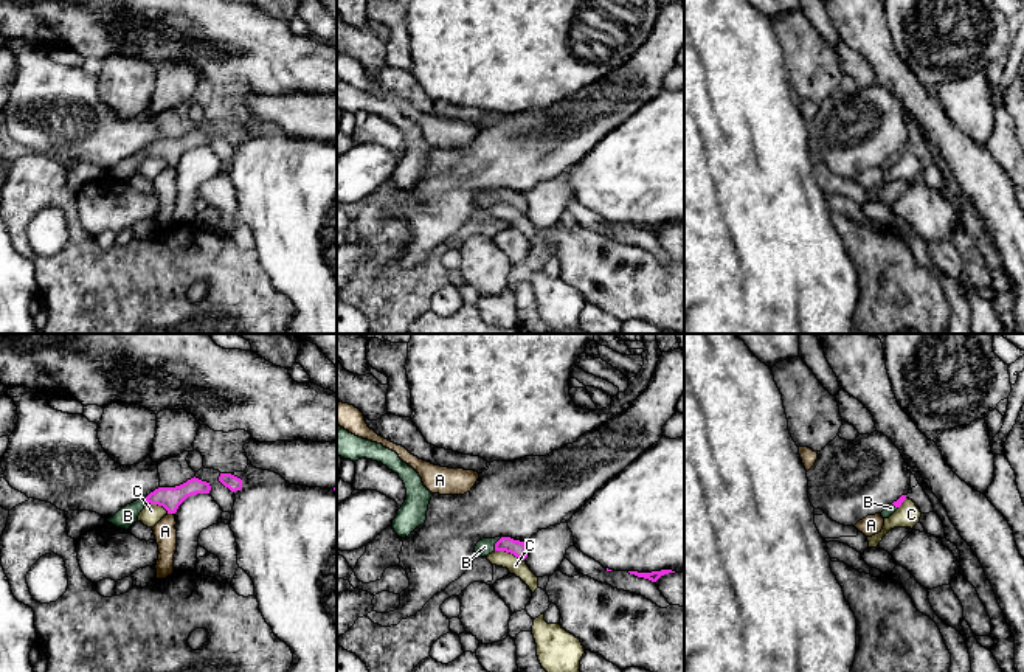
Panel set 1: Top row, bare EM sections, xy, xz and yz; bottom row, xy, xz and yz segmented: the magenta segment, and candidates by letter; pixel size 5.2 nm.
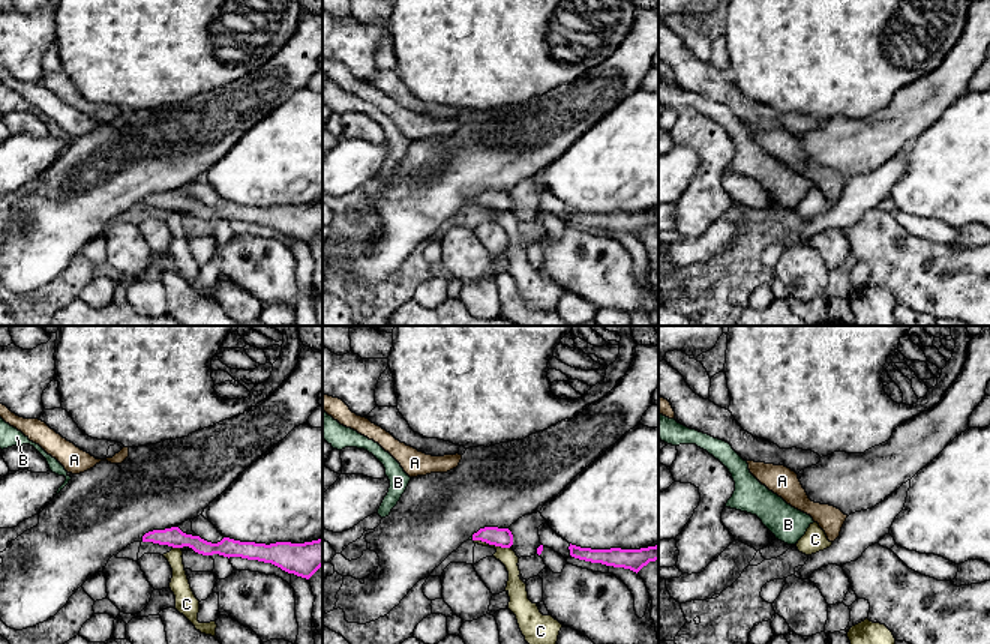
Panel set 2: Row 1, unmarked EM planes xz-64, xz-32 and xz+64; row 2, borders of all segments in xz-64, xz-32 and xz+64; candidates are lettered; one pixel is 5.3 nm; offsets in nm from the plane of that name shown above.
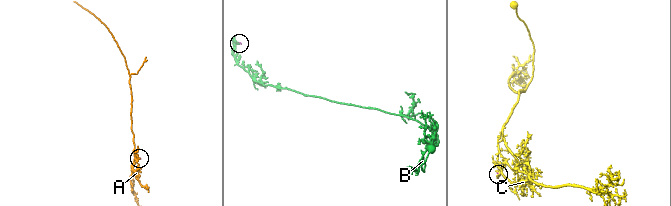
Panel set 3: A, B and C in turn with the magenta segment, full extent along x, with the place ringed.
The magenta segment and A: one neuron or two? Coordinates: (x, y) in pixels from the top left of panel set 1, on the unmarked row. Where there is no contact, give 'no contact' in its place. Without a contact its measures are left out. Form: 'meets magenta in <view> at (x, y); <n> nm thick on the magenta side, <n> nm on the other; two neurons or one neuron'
meets magenta in xy at (171, 165); 110 nm thick on the magenta side, 120 nm on the other; two neurons

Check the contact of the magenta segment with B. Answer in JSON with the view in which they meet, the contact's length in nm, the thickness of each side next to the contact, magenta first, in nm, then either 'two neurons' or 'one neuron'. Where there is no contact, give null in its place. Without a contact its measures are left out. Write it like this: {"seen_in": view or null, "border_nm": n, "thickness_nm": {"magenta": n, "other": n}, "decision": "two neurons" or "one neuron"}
{"seen_in": "xz", "border_nm": 80, "thickness_nm": {"magenta": 80, "other": 90}, "decision": "one neuron"}

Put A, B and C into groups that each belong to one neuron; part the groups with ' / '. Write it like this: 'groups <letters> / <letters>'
groups A / B / C

